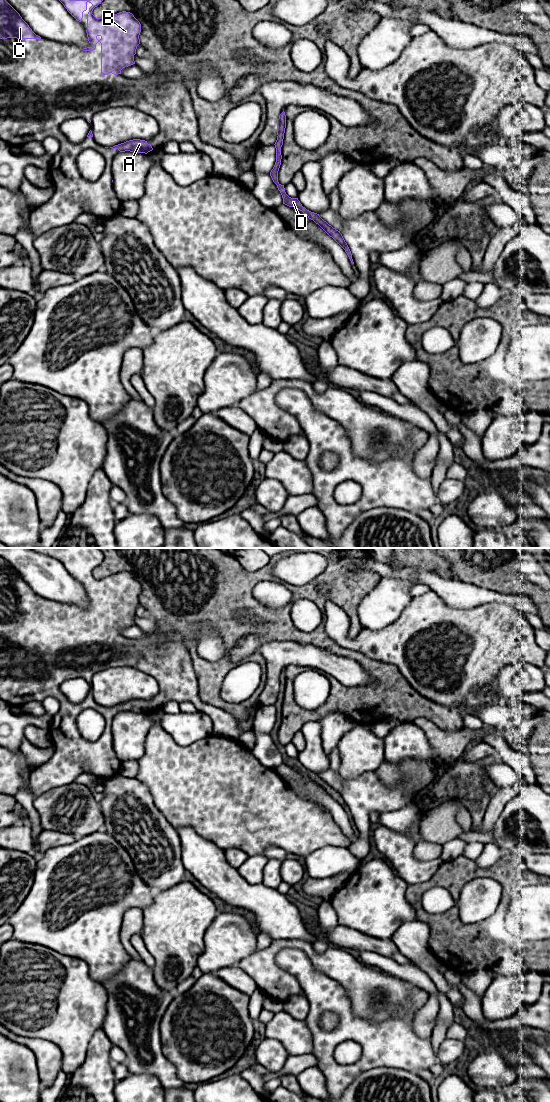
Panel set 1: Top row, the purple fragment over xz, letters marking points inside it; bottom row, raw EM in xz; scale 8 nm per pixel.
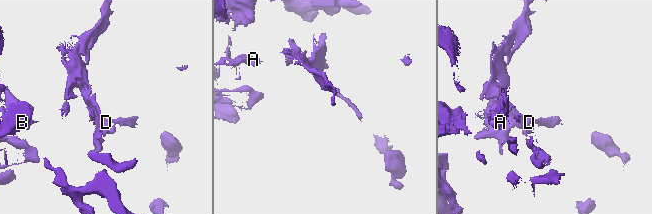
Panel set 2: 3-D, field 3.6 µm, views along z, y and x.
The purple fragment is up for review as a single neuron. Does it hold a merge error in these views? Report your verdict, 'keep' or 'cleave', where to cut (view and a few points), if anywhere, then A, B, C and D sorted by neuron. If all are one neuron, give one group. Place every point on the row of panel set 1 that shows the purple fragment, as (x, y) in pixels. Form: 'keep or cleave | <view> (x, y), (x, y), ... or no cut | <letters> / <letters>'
cleave | xz (281, 114), (280, 128), (277, 134) | A B C / D

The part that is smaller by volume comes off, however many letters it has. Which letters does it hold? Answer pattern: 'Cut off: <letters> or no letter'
Cut off: D

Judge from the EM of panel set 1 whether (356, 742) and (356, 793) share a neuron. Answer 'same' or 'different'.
different

